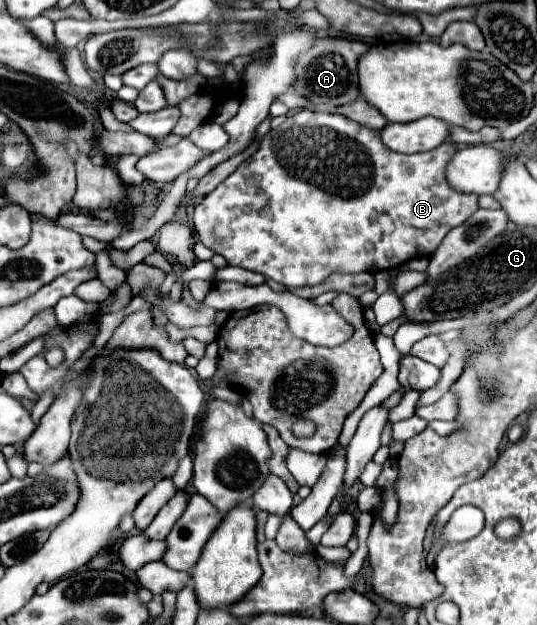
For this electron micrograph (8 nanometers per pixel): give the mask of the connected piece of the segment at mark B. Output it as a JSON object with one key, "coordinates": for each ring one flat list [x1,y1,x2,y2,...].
{"coordinates":[[299,110,297,114,289,116,287,122,283,122,277,130,271,130,269,134,265,134,265,138,261,140,259,150,247,158,243,164,239,164,239,168,227,176,211,194,207,194,197,206,195,206,195,230,199,240,211,248,213,252,221,254,223,258,227,258,227,262,231,266,241,266,245,270,251,272,259,272,265,274,267,278,273,278,275,282,281,282,289,288,297,288,297,286,315,286,321,284,323,280,327,280,331,274,335,272,375,272,375,270,391,270,391,268,399,268,401,264,409,262,411,258,421,258,421,256,431,256,435,252,435,248,441,244,443,236,463,224,477,208,477,194,465,194,459,192,455,188,449,186,447,178,445,178,445,168,449,164,449,160,453,158,453,154,457,152,457,146,453,142,441,144,439,148,431,150,431,152,419,152,419,154,399,154,389,150,383,142,381,142,381,134,365,128,361,124,355,124,353,120,347,120,341,114,329,114,329,112,319,112,319,110]]}

